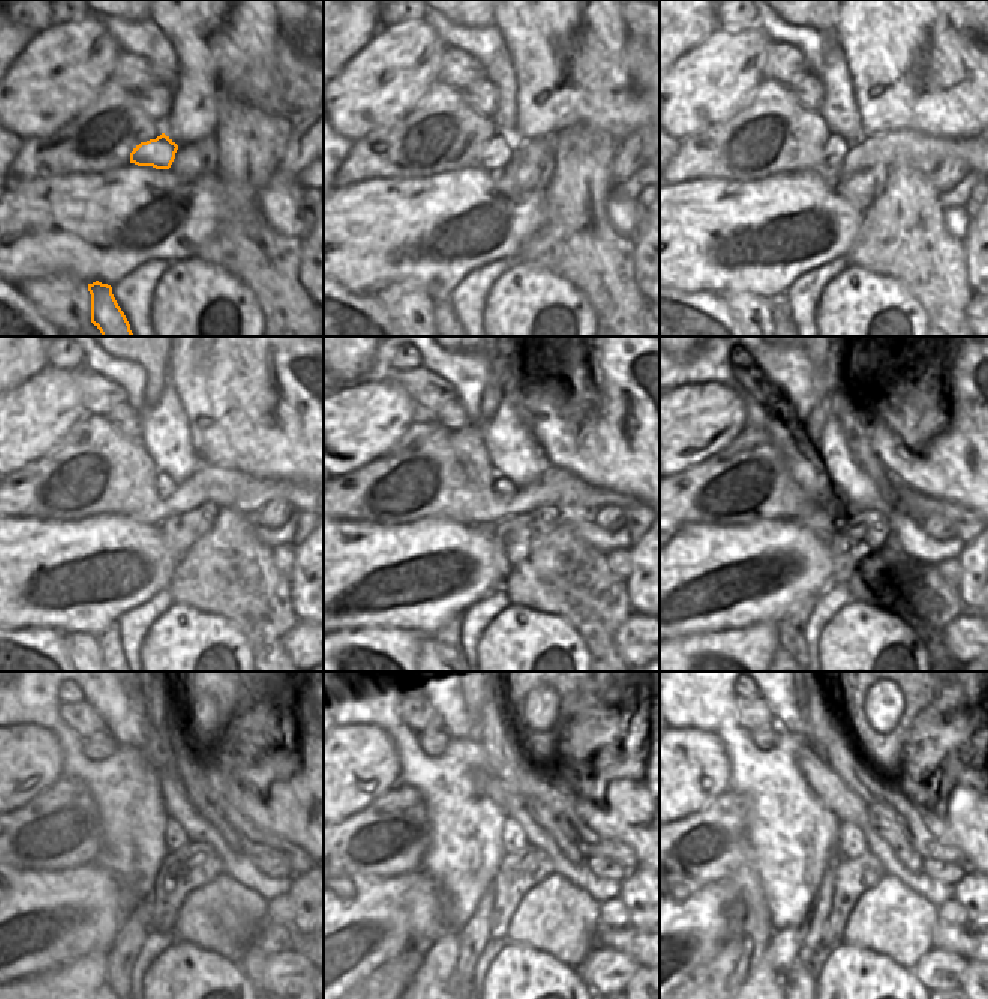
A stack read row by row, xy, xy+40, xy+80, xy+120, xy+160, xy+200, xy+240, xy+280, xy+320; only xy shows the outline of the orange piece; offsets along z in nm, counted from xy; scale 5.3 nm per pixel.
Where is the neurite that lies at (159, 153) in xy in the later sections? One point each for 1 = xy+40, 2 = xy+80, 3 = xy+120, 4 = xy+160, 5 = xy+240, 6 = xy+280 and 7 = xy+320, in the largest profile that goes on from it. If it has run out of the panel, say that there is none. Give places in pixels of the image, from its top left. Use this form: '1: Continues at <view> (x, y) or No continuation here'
1: Continues at xy+40 (496, 153)
2: Continues at xy+80 (835, 149)
3: Continues at xy+120 (164, 485)
4: Continues at xy+160 (501, 486)
5: Continues at xy+240 (176, 837)
6: Continues at xy+280 (513, 837)
7: Continues at xy+320 (852, 843)

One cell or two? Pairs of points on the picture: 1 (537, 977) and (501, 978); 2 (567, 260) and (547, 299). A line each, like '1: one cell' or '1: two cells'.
1: one cell
2: two cells

